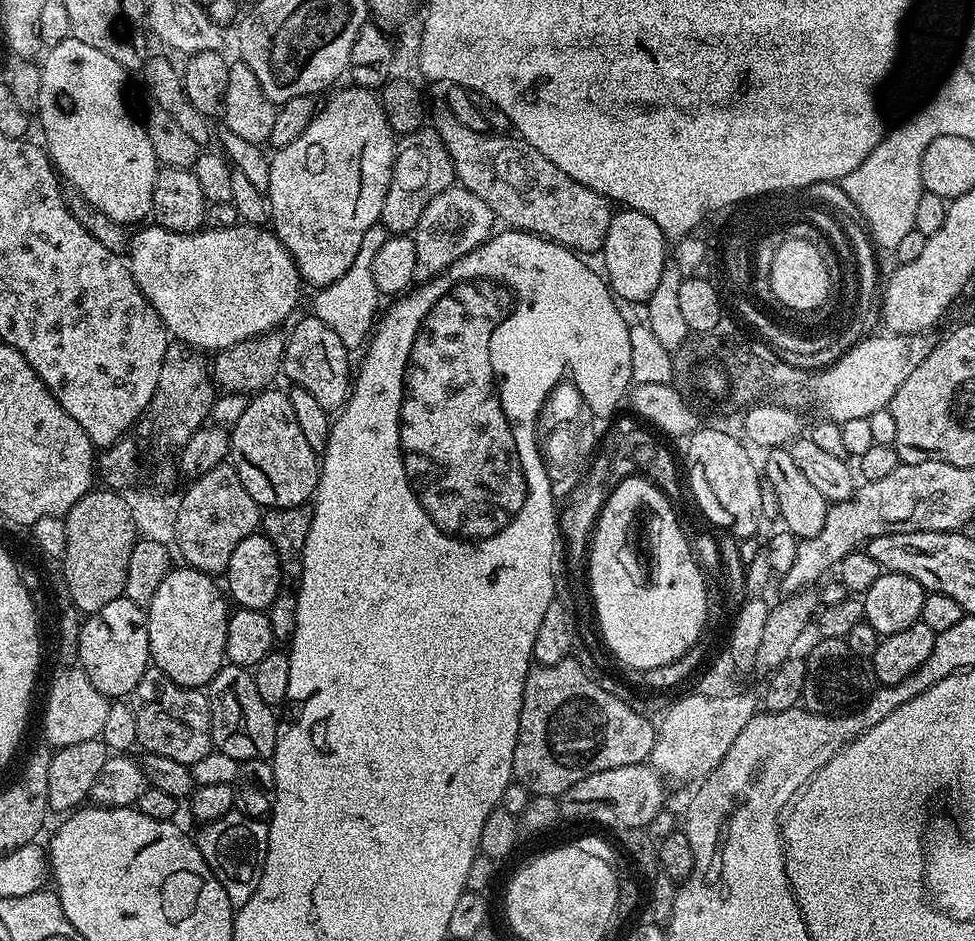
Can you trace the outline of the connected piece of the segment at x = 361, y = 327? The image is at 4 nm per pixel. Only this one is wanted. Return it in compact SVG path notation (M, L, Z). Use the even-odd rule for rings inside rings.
M379 222L370 226L370 230L366 230L366 235L362 238L362 246L358 246L358 254L354 258L350 270L346 270L346 274L342 274L342 278L338 278L338 282L328 284L315 293L316 301L313 302L311 311L319 320L326 322L326 326L330 326L330 330L334 330L334 334L338 334L338 338L342 338L342 342L349 350L356 350L360 339L362 339L362 344L366 333L373 327L374 321L377 319L376 307L379 306L380 300L382 301L382 293L378 290L378 286L374 286L372 267L374 266L374 254L378 254L378 250L382 250L389 235L390 233Z

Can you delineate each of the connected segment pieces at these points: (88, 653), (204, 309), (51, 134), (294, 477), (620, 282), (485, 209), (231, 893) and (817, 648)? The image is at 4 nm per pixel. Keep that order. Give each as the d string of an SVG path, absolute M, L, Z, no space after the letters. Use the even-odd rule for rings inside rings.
M121 598L106 602L102 610L91 613L80 625L79 667L103 696L128 698L150 667L148 617L139 604Z
M241 222L235 228L208 228L199 232L171 232L159 226L151 227L141 227L139 229L141 232L137 236L133 235L131 237L130 251L127 253L126 263L132 270L134 282L142 290L145 298L152 303L157 314L160 315L160 321L164 323L164 327L177 341L197 350L207 350L209 353L215 354L221 350L233 348L235 344L243 340L249 340L255 336L261 336L264 332L279 329L281 327L279 324L295 310L296 303L300 300L300 288L302 289L300 271L296 269L292 256L282 246L282 242L276 236L275 231L269 230L267 227L265 227L266 229L255 228L254 225L247 224L247 222Z
M63 40L51 45L47 52L40 69L42 90L38 117L44 127L43 143L57 173L67 183L69 180L75 191L98 206L102 214L114 218L114 222L139 225L144 222L139 220L149 219L152 210L158 161L154 146L150 146L147 127L143 123L136 124L135 118L128 113L128 104L124 101L125 69L114 62L114 58L106 58L102 50L94 50L94 46L86 46L81 40Z
M260 390L249 399L241 418L230 428L230 460L236 465L238 478L246 486L246 494L254 498L261 509L289 508L307 504L315 497L316 487L320 485L320 460L318 453L306 442L306 437L298 427L298 418L294 418L294 406L290 406L283 391Z
M624 208L613 215L602 249L603 271L606 273L608 287L621 301L629 300L632 304L643 305L654 294L664 265L669 259L668 248L664 243L664 231L658 222L654 222L654 218L646 218L646 214L632 208Z
M459 186L442 190L442 194L430 198L414 229L417 277L426 281L447 272L451 264L487 242L494 235L497 224L490 206L486 206L478 194Z
M233 810L216 821L205 823L199 830L201 832L194 836L198 850L202 858L206 858L218 882L222 882L232 905L239 906L250 902L250 894L254 894L266 862L267 823L255 816L248 816L245 812Z
M817 639L812 653L806 656L806 682L802 697L803 707L823 716L843 714L864 703L874 691L874 677L869 661L850 650L847 639Z

